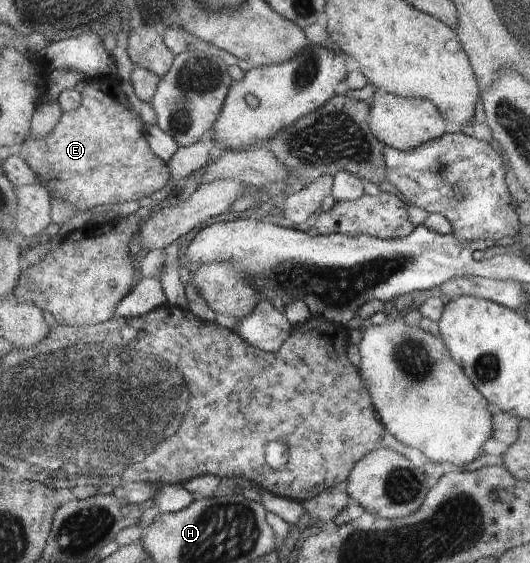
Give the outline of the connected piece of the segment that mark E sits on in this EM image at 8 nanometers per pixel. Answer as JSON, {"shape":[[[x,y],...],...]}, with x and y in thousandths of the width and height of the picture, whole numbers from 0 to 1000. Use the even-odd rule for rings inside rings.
{"shape":[[[189,137],[162,142],[158,179],[147,195],[115,204],[113,220],[98,234],[98,242],[79,247],[53,249],[30,266],[58,291],[74,313],[74,327],[94,346],[115,352],[140,364],[145,378],[175,373],[196,362],[230,362],[247,355],[279,353],[287,345],[313,334],[321,323],[323,298],[300,277],[291,274],[283,254],[275,249],[275,231],[268,206],[245,188],[245,181],[221,140]]]}

